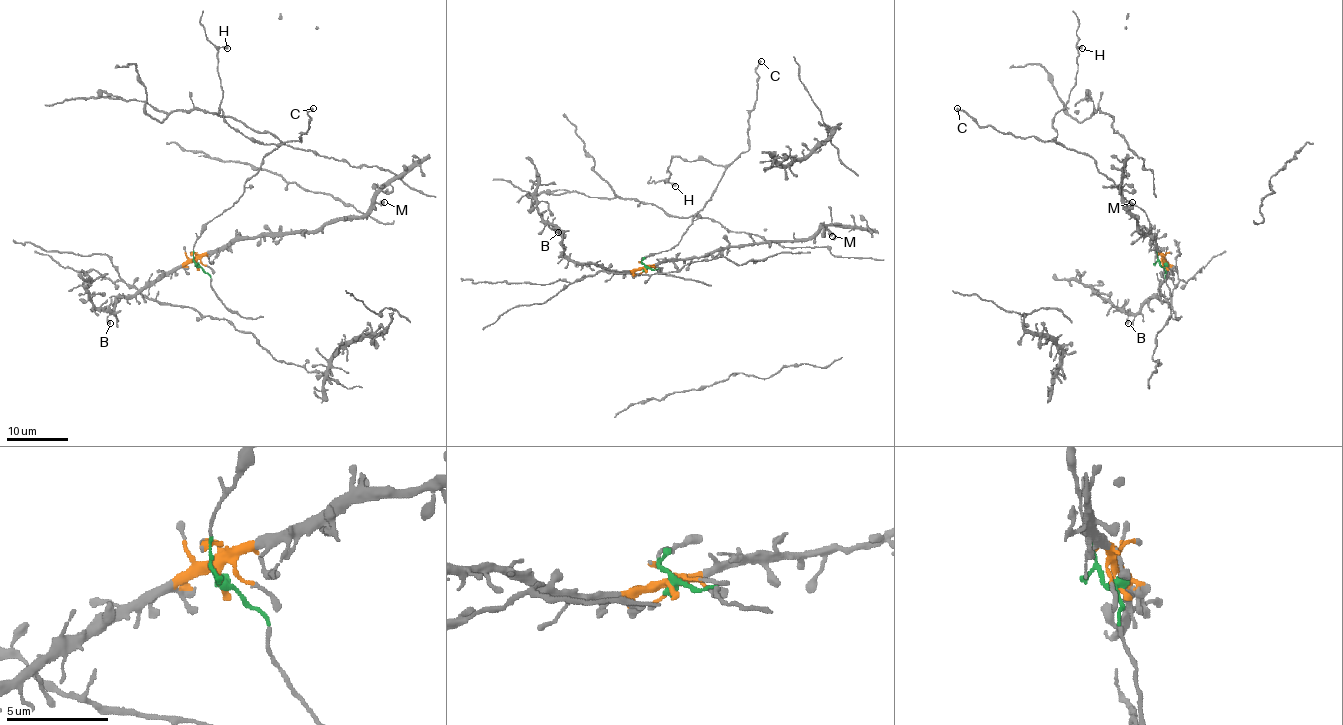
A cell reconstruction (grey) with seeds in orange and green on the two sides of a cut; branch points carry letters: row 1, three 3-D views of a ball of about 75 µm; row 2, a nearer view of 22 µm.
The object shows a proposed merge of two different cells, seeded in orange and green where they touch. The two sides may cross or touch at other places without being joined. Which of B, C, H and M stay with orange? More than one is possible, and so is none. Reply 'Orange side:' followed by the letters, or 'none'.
Orange side: B, M

